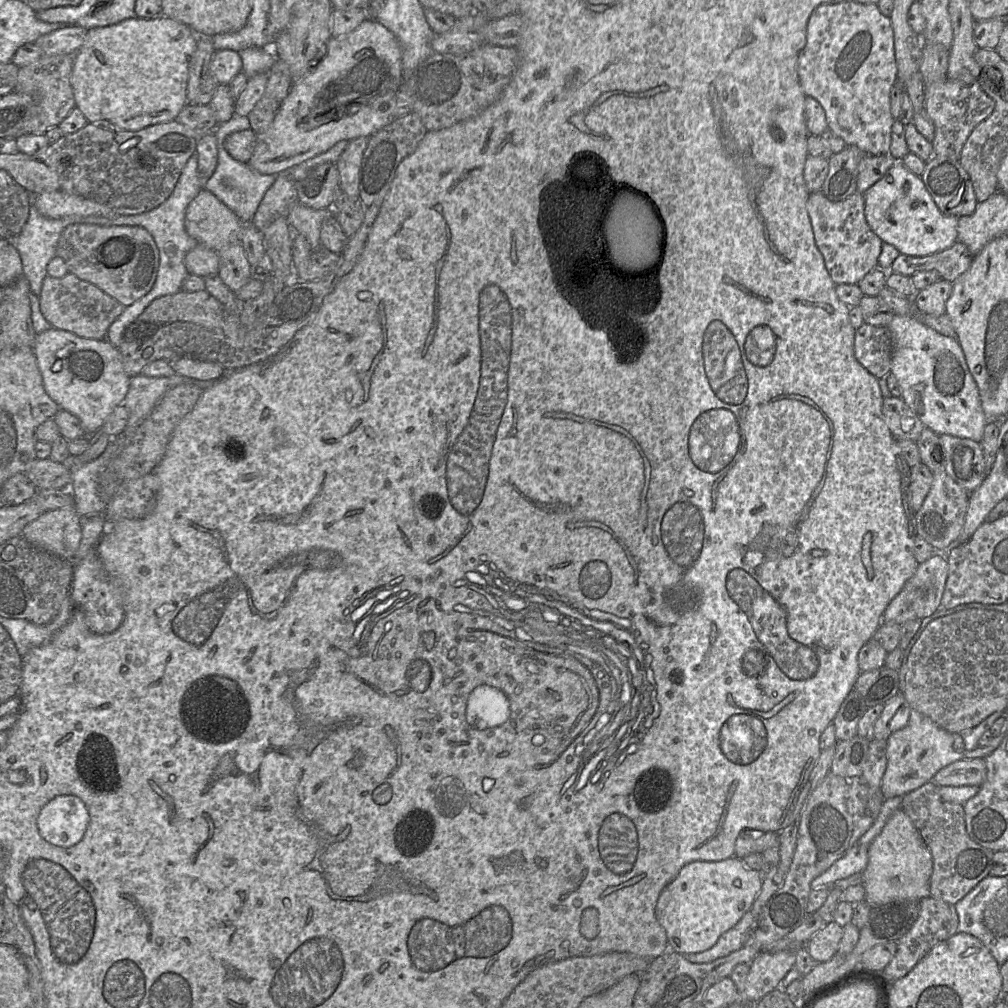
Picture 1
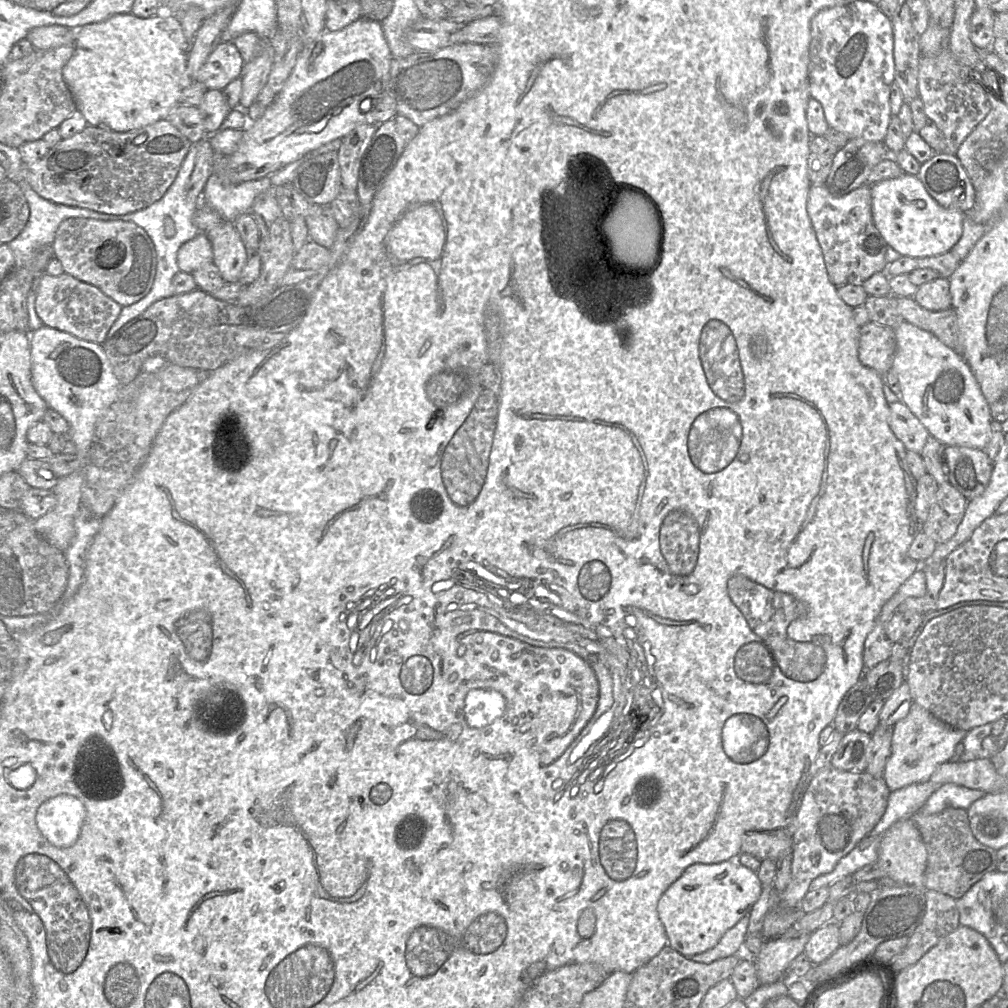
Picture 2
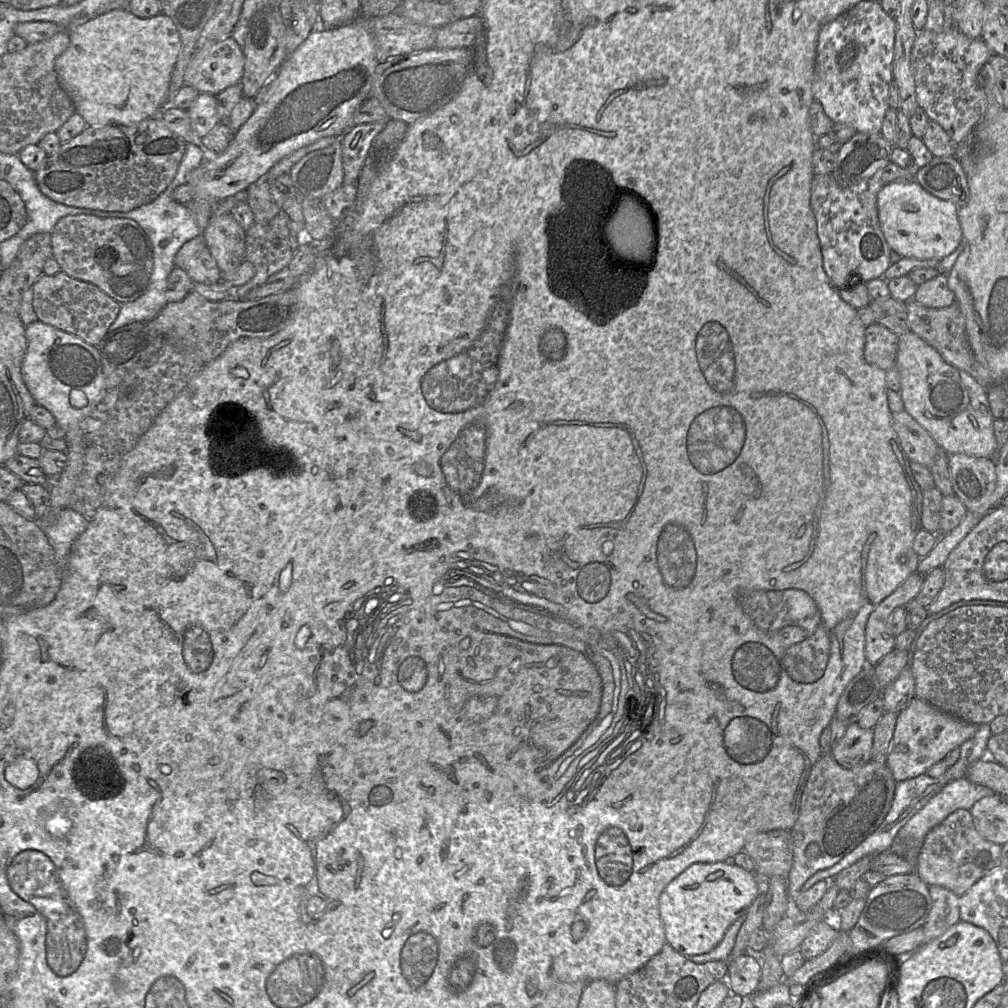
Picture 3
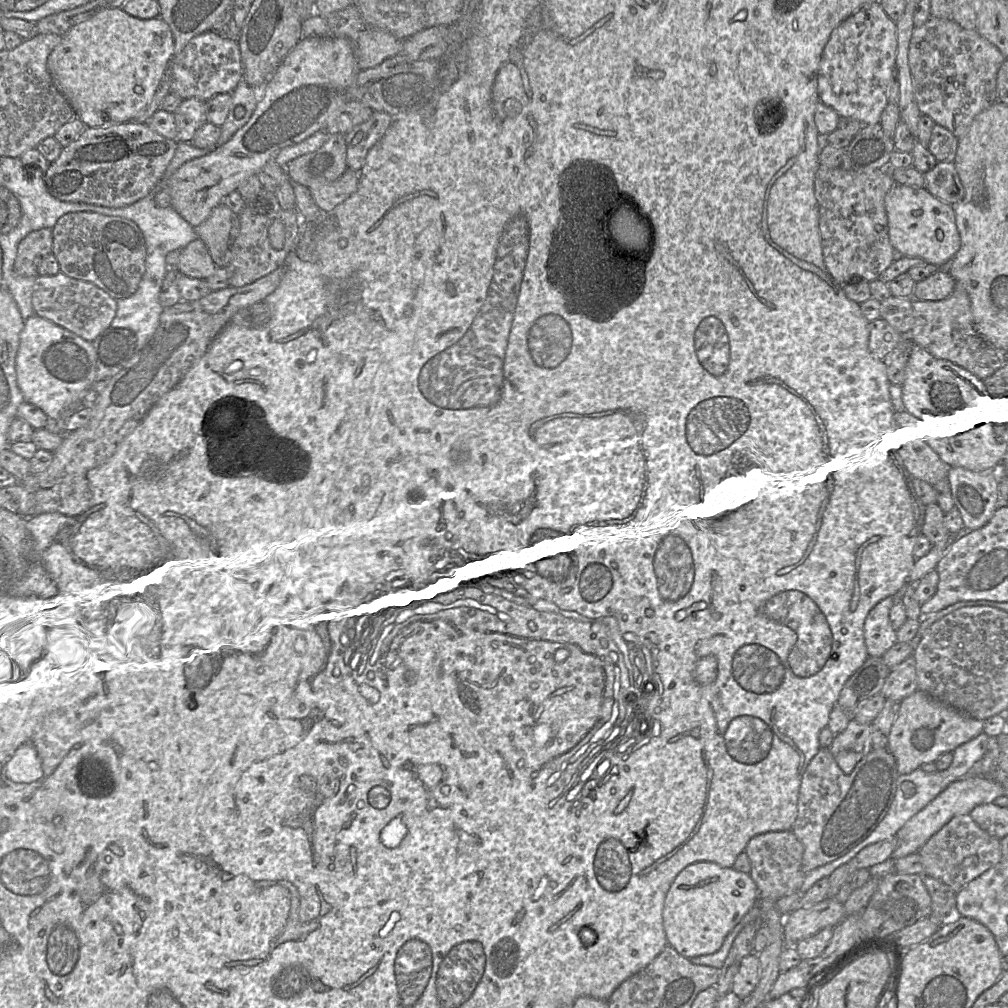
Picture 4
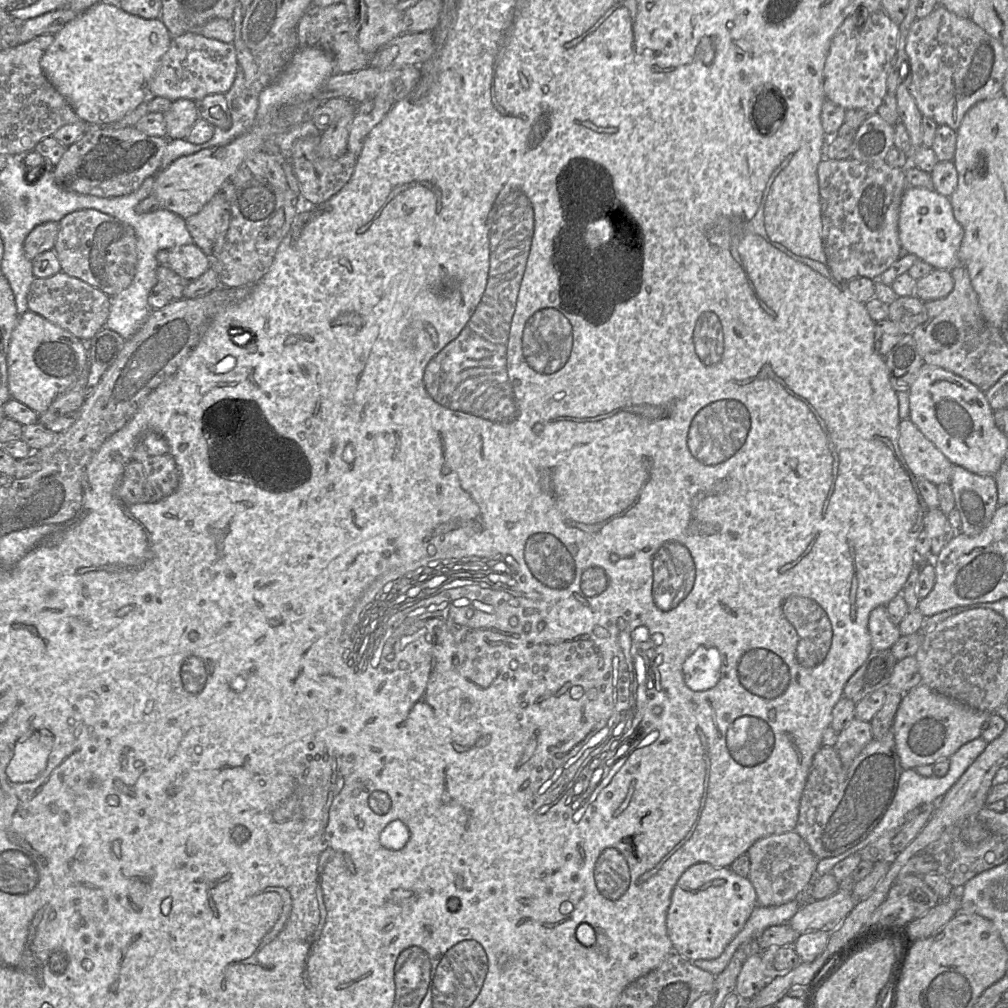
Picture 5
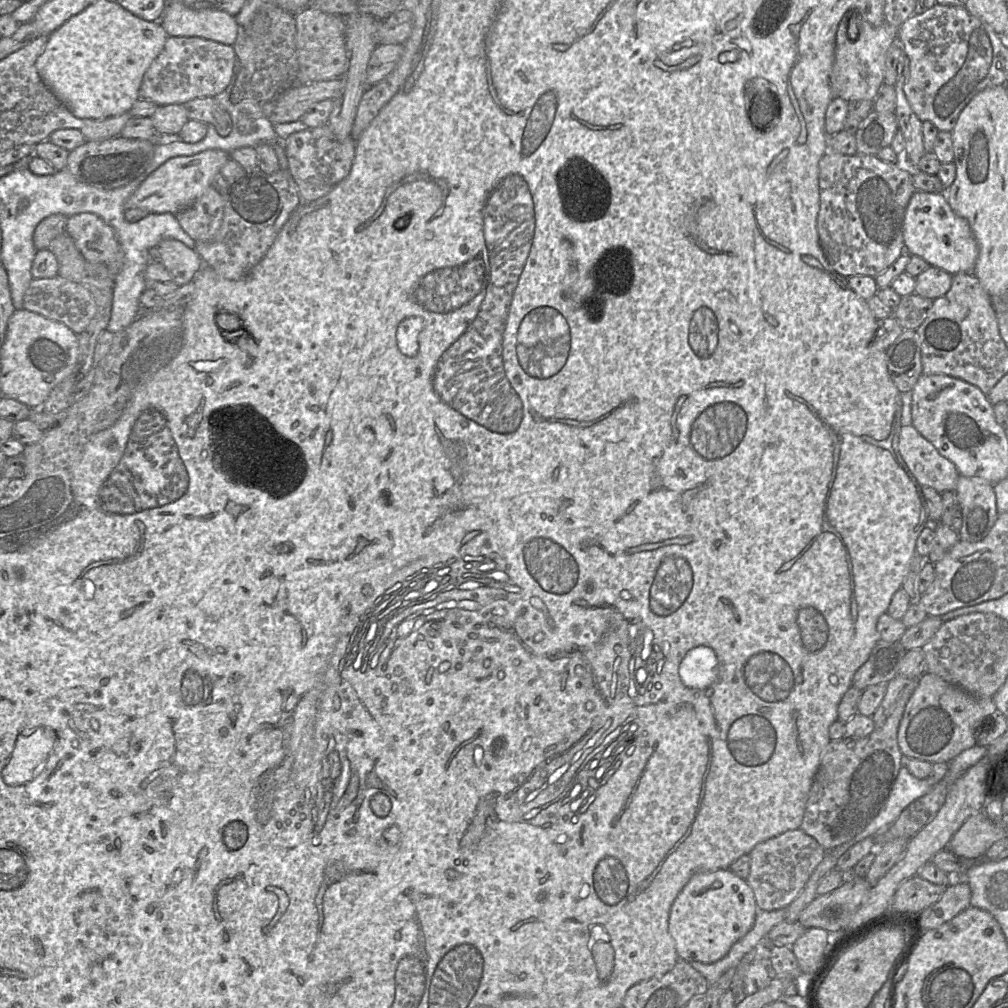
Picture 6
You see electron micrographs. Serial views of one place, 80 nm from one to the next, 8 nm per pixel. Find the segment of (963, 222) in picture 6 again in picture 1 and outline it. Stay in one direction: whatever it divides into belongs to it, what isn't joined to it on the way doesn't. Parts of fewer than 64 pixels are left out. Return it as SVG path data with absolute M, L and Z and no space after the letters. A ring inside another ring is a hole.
M896 162L863 196L868 225L883 242L893 245L900 254L927 256L948 249L958 241L959 217L943 215L921 177L902 162Z

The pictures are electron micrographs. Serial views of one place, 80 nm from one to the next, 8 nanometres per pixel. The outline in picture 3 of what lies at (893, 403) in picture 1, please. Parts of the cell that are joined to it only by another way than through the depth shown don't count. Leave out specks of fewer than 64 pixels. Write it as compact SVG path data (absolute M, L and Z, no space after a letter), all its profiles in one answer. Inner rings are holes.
M906 410L892 413L893 427L908 459L928 468L941 448L932 436Z

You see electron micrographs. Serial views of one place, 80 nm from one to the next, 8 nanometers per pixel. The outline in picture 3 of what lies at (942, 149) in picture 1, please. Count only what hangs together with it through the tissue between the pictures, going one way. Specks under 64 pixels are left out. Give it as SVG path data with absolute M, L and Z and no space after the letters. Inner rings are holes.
M957 27L942 33L922 29L917 32L911 51L916 98L930 121L937 122L957 145L987 112L988 102L977 76L993 52L981 39L971 39Z

